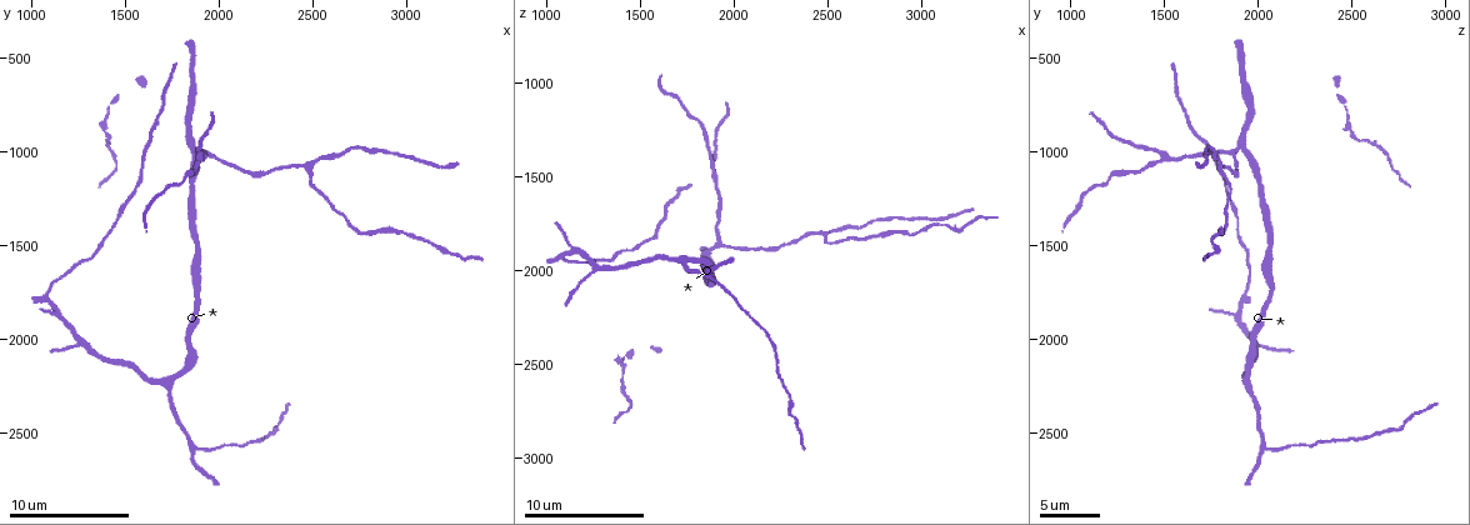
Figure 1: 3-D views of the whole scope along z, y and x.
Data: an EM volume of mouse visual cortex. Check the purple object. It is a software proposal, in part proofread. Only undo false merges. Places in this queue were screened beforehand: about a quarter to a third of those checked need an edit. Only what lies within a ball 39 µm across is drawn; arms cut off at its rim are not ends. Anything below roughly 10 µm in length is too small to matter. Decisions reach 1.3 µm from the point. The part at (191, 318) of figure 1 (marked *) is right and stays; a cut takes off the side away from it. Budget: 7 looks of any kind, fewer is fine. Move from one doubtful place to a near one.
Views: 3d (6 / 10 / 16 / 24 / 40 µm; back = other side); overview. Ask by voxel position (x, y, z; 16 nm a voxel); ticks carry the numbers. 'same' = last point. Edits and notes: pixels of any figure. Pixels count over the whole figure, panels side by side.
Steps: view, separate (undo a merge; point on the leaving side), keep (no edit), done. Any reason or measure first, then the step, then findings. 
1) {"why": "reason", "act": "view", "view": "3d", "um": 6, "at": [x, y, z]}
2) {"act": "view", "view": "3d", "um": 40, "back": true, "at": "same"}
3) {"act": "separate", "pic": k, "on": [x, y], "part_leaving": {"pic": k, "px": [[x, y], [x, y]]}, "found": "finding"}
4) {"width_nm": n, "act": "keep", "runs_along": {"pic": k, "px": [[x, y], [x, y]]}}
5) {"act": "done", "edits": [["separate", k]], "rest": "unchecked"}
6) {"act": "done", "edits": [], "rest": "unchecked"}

{"why": "a fork", "act": "view", "view": "3d", "um": 10, "at": [1720, 2240, 1940]}

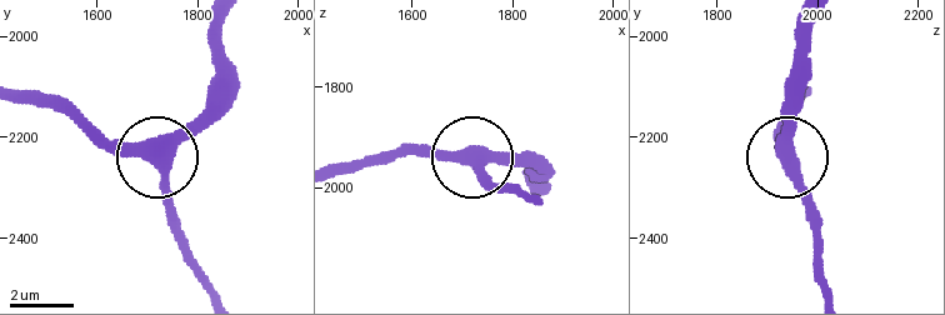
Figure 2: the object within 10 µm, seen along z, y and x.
{"act": "keep", "runs_along": {"pic": 2, "px": [[223, 20], [206, 100], [155, 158], [169, 221], [183, 243]]}, "found": "one neuron here"}

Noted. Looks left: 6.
{"act": "view", "view": "3d", "um": 10, "at": [1880, 960, 1900]}

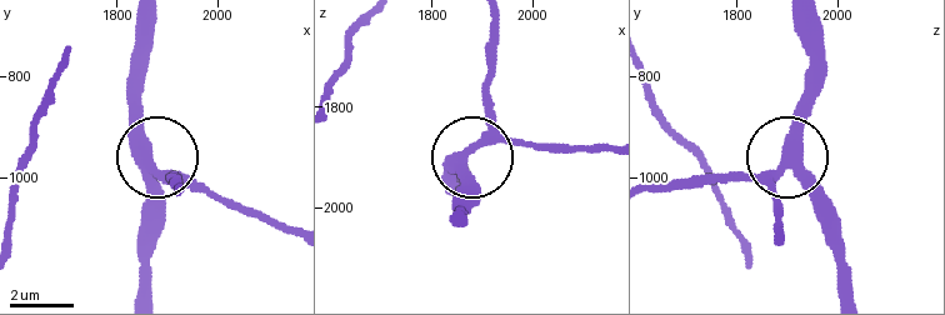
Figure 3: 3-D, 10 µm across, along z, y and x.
{"act": "keep", "runs_along": {"pic": 3, "px": [[853, 294], [834, 214], [790, 158], [804, 71]]}, "found": "one neuron here"}

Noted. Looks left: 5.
{"why": "a fork", "act": "view", "view": "3d", "um": 6, "at": [2480, 1100, 1800]}

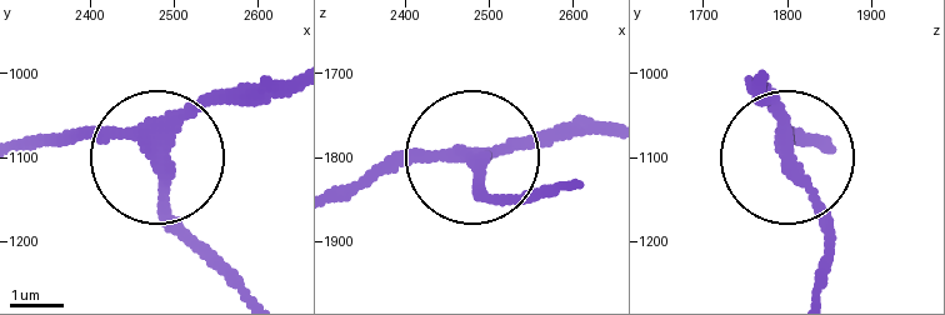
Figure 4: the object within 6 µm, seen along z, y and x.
{"act": "view", "view": "3d", "um": 6, "back": true, "at": [2490, 1085, 1800]}

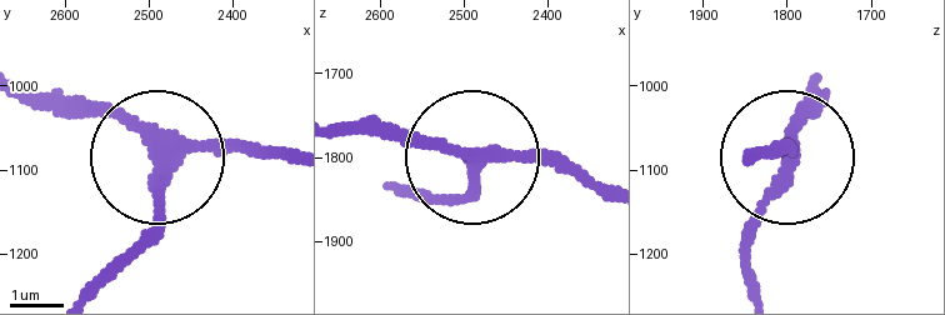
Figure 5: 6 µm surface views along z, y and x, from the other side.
{"act": "keep", "runs_along": {"pic": 5, "px": [[601, 198], [534, 163], [480, 163], [378, 126]]}, "found": "continuous, no second neuron"}

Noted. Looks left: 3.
{"act": "done", "edits": [], "rest": "unchecked"}

